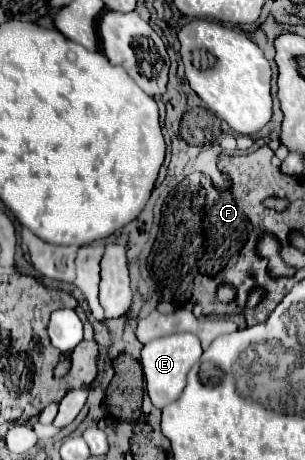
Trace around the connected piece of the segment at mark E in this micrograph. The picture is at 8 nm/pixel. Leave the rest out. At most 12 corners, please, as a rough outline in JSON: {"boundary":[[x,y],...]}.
{"boundary":[[169,334],[141,350],[157,408],[181,396],[201,358],[195,334]]}

